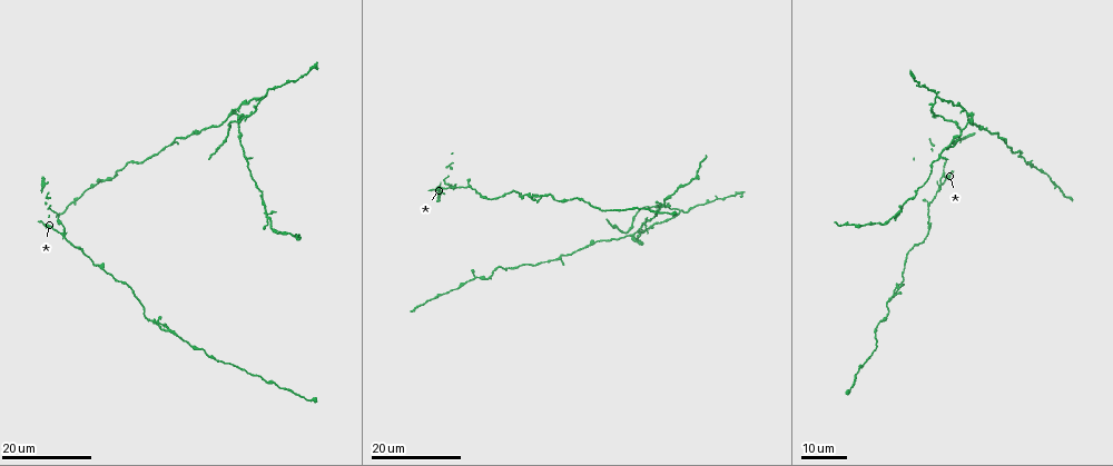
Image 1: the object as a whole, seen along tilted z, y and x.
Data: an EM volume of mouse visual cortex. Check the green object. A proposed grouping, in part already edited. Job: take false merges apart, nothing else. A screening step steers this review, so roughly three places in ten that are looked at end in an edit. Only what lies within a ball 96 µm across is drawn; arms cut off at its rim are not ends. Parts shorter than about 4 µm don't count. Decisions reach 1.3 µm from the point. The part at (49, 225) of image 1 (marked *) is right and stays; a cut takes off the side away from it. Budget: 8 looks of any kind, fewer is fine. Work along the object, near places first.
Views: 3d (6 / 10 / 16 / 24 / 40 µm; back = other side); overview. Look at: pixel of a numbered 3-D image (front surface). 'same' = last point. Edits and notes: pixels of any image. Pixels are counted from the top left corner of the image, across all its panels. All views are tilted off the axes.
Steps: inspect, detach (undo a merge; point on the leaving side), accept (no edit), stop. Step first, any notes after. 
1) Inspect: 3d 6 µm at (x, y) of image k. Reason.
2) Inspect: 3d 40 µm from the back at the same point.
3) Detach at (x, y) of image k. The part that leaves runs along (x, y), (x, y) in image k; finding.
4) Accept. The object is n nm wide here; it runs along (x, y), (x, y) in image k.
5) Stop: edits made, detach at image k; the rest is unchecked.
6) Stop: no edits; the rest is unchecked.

Inspect: 3d 16 µm at (940, 189) of image 1. Arms run side by side.

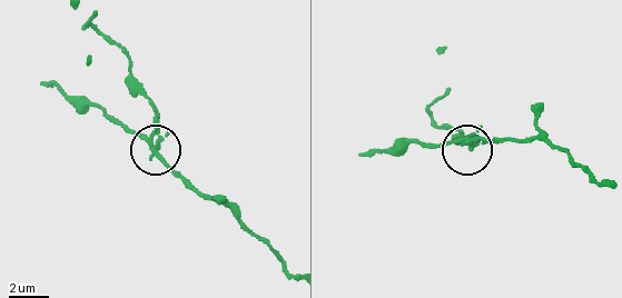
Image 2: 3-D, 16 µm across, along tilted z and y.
Inspect: 3d 10 µm at (156, 144) of image 2.

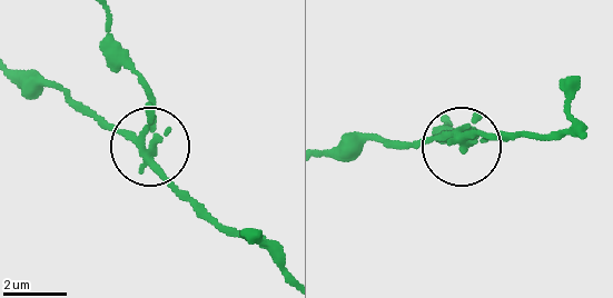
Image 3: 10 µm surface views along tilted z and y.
Detach at (169, 127) of image 3. The side arm is 81 µm long; the part that leaves runs along (148, 157), (149, 96), (105, 13) in image 3; two neurons meet here.

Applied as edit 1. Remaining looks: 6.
Inspect: overview.

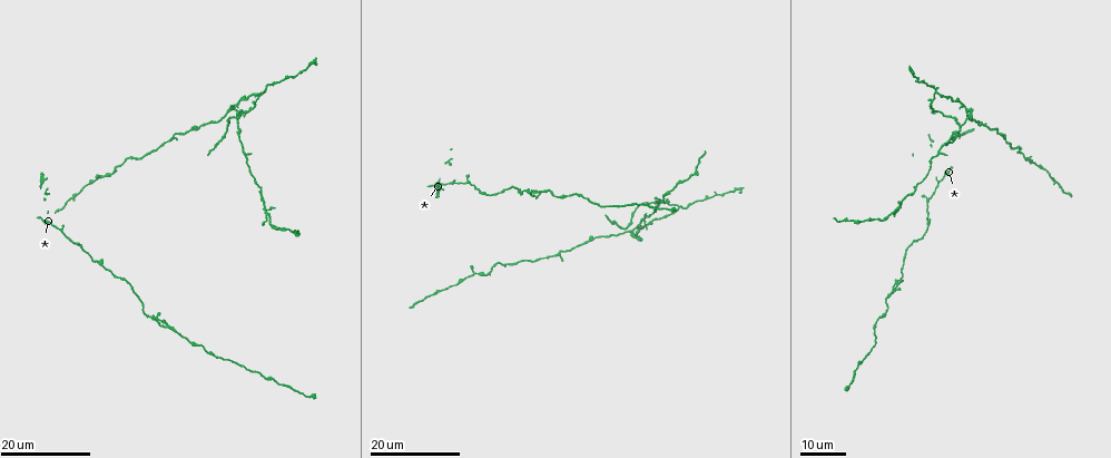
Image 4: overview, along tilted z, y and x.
Inspect: 3d 24 µm at (103, 177) of image 4. Two arms in line, one across.

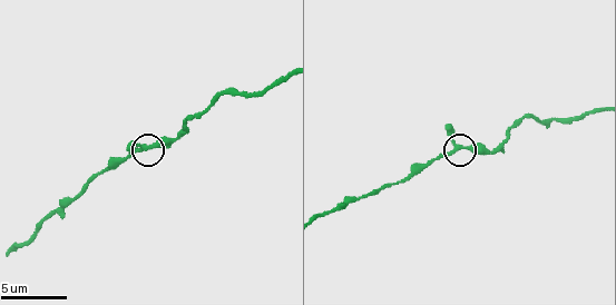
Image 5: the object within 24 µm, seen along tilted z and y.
Inspect: 3d 6 µm at (457, 149) of image 5. Zoom in.

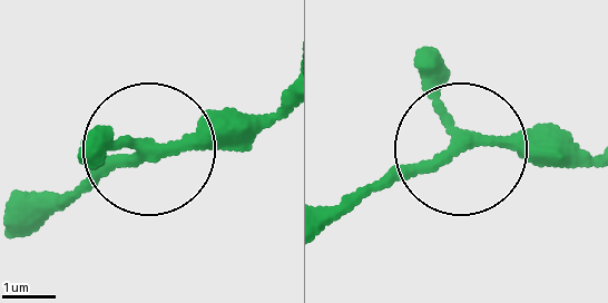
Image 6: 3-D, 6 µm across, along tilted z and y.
Accept. 3 arms meet here; all the same neuron.

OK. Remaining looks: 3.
Inspect: 3d 10 µm at (73, 197) of image 5. Thick turns thin.

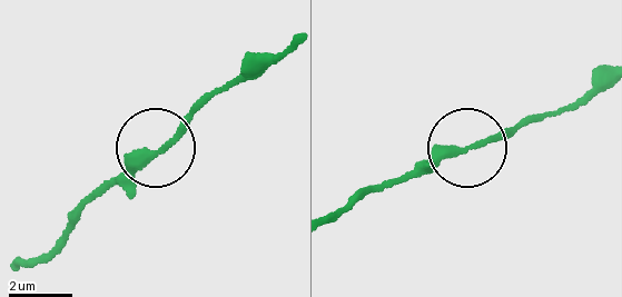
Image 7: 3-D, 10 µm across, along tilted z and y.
Accept. All the same neuron.

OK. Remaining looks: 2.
Inspect: 3d 24 µm at (936, 91) of image 4. Three-way junction.

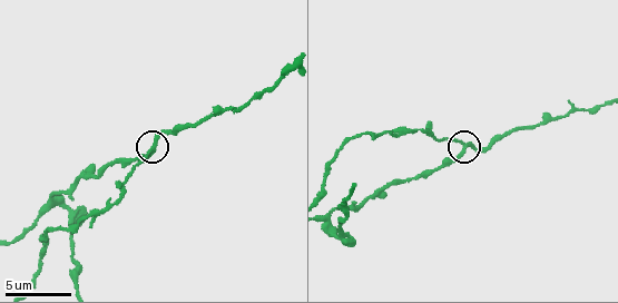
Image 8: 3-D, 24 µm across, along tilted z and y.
Inspect: 3d 10 µm at (465, 145) of image 8. Zoom in.

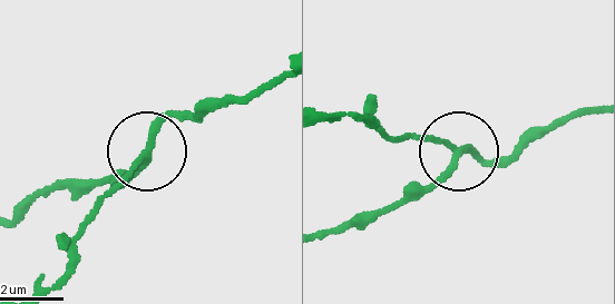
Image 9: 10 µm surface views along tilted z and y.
Detach at (121, 182) of image 9. The side arm is 18 µm long; 3 arms meet here; two neurons meet here.

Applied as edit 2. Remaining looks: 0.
Stop: edits made, detach at image 3, detach at image 9; the rest is unchecked.

